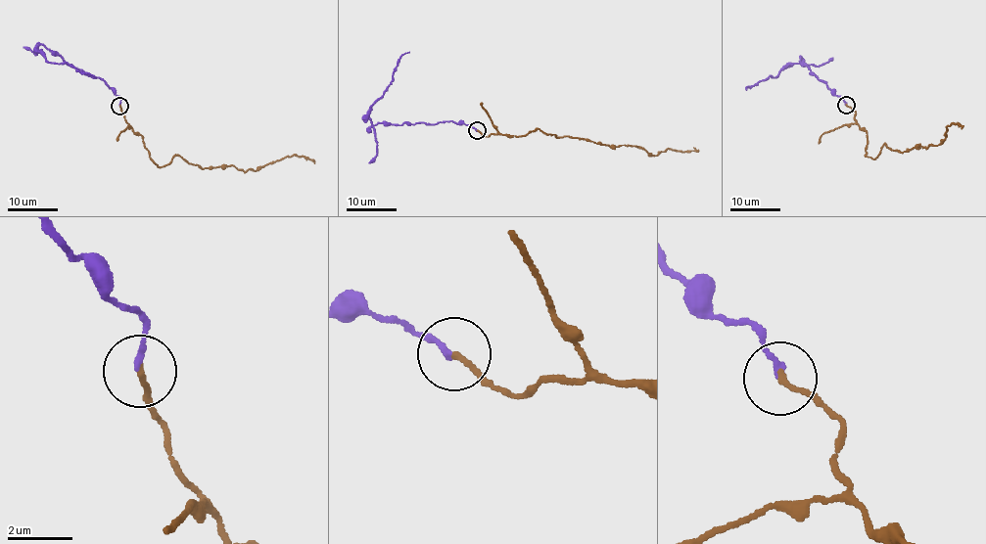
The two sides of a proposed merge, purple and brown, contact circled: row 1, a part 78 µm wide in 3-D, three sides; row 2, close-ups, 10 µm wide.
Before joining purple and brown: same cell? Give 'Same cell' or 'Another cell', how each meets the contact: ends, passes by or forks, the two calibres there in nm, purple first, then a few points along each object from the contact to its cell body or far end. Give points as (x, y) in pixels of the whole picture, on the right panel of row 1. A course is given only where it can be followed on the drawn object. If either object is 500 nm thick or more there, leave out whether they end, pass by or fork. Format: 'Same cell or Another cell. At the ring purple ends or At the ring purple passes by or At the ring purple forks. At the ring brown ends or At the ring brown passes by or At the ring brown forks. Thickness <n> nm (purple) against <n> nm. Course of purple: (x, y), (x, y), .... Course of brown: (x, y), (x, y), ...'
Same cell. At the ring purple ends. At the ring brown ends. Thickness 170 nm (purple) against 180 nm. Course of purple: (846, 104), (812, 75), (801, 58), (802, 64), (787, 65), (774, 77), (748, 85), (746, 90). Course of brown: (846, 105), (867, 134), (873, 159), (883, 144), (902, 153), (928, 147), (943, 141), (952, 123), (962, 128)

